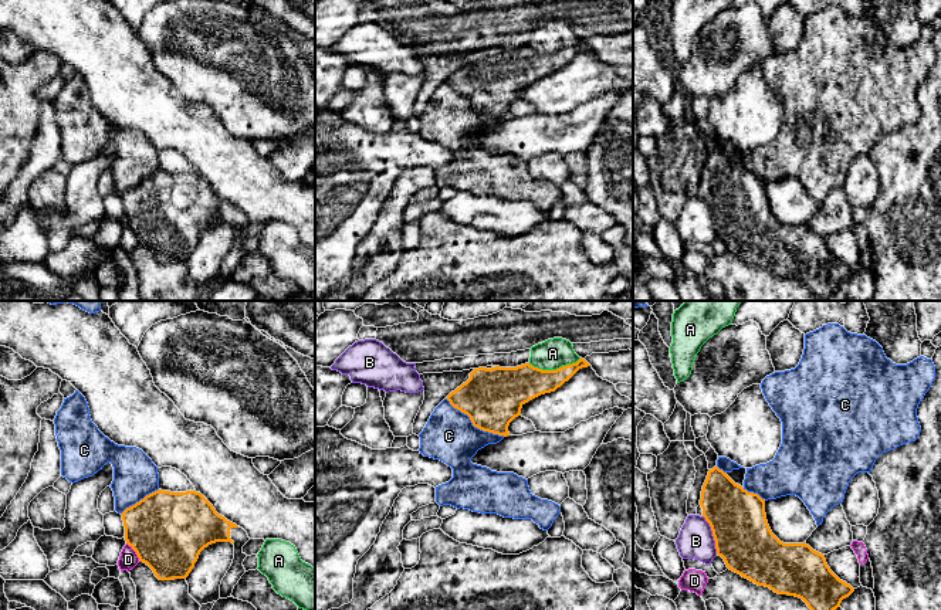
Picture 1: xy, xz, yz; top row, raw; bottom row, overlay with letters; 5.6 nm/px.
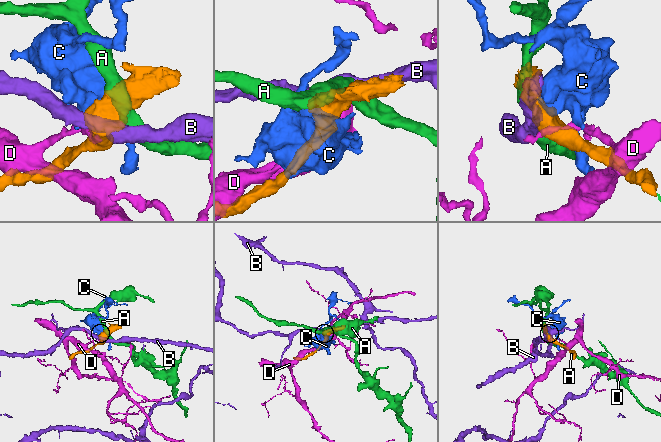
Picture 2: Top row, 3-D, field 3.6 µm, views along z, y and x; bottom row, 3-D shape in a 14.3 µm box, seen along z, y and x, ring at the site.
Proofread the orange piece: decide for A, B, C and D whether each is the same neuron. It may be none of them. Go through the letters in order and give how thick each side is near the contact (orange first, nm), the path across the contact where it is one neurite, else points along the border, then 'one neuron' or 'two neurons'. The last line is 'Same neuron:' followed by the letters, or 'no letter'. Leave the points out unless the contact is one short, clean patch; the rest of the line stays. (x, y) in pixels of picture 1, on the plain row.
A: calibres 220 and 170 nm; two neurons
B: calibres 320 and 200 nm; two neurons
C: calibres 340 and 300 nm; two neurons
D: calibres 440 and 110 nm; two neurons
Same neuron: no letter

